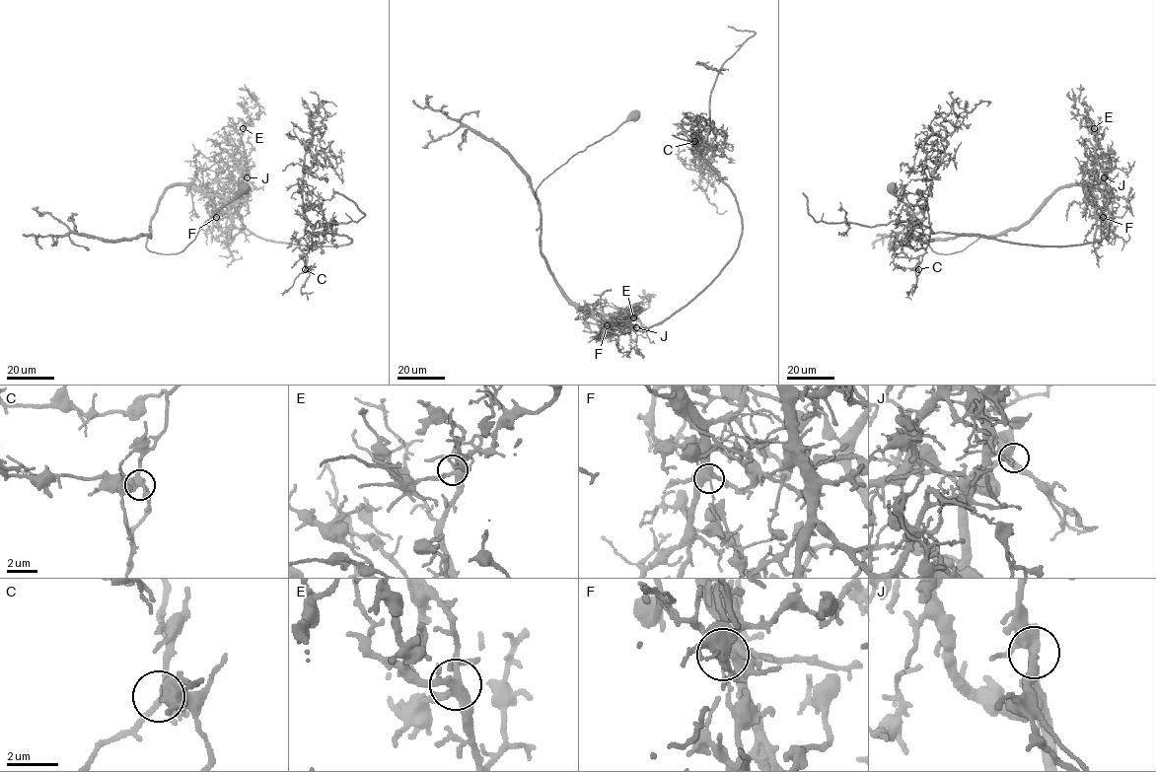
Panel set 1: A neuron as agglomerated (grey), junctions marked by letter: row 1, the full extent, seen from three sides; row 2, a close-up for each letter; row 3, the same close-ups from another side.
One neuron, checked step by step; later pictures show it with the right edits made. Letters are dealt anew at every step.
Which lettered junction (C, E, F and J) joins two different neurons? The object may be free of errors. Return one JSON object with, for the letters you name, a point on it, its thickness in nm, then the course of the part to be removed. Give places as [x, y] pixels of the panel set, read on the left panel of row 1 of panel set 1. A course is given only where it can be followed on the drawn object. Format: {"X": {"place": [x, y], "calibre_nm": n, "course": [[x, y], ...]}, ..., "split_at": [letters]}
{"F": {"place": [216, 217], "calibre_nm": 440, "course": [[216, 217], [207, 197], [189, 186], [173, 185], [151, 219], [150, 236], [43, 236], [36, 240], [42, 248]]}, "split_at": ["F"]}

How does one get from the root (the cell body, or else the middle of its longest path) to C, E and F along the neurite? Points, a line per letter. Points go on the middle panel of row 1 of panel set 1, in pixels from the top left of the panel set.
C: (633, 116), (536, 190), (548, 270), (580, 311), (613, 329), (661, 323), (737, 247), (736, 197), (694, 141)
E: (633, 116), (573, 156), (536, 190), (541, 251), (560, 291), (580, 310), (603, 321), (633, 317)
F: (633, 116), (573, 156), (536, 190), (541, 251), (548, 270), (580, 311), (595, 313), (607, 325)

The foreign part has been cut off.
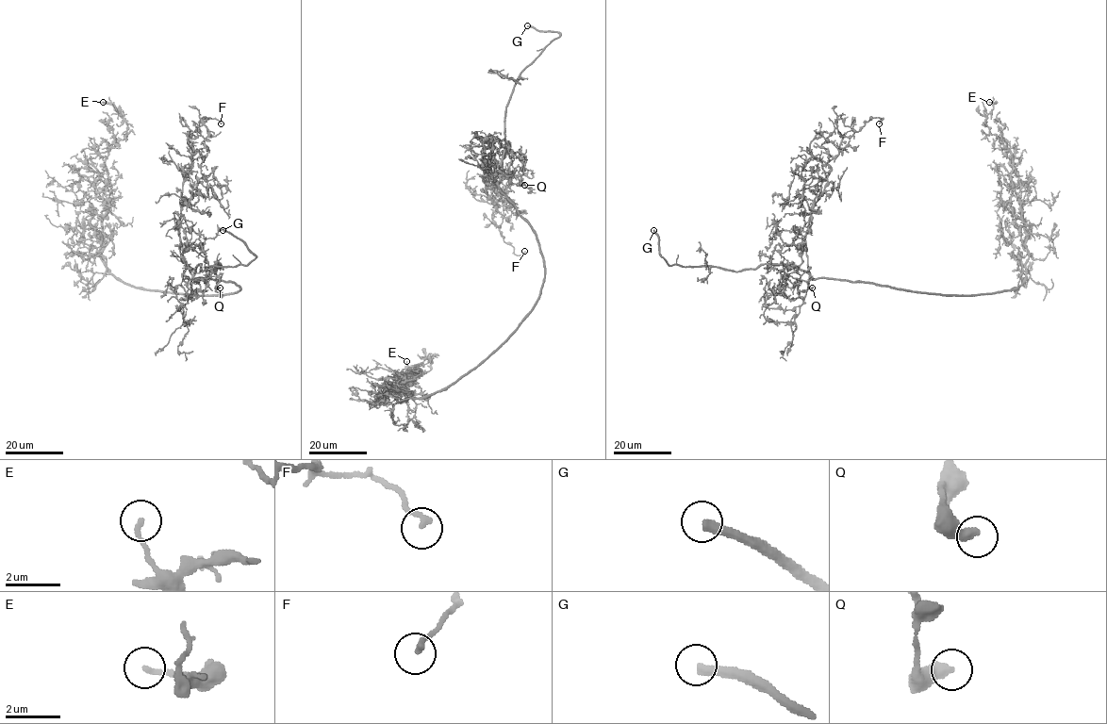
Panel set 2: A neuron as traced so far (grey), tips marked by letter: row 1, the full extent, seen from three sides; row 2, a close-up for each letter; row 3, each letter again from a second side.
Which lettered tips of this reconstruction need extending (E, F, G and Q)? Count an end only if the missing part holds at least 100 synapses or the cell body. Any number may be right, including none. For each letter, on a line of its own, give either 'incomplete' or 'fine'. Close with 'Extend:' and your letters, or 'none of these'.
E: fine
F: fine
G: incomplete
Q: fine
Extend: G

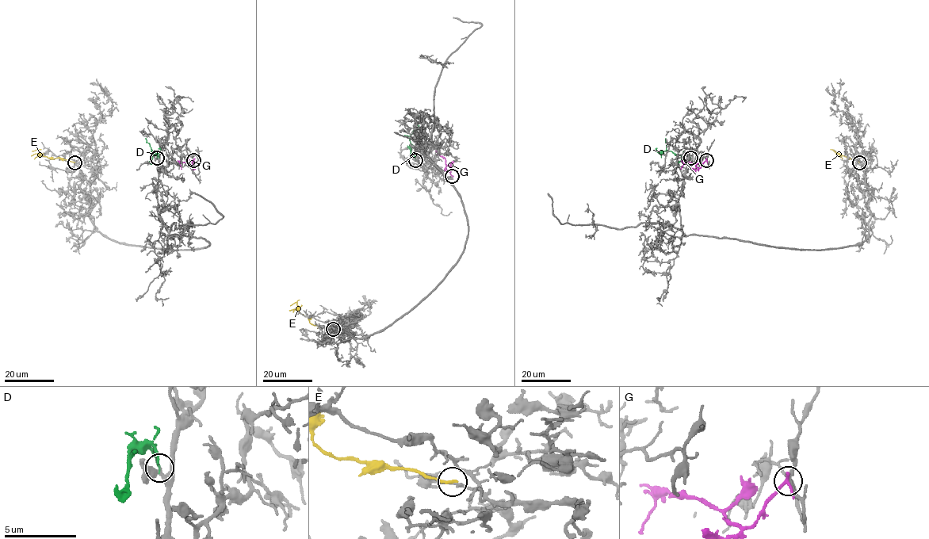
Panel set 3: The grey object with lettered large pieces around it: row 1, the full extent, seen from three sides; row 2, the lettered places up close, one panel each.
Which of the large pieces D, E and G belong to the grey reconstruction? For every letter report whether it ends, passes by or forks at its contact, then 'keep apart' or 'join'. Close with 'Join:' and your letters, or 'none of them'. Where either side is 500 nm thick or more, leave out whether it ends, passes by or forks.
D: it ends; join
E: it ends; keep apart
G: it passes by; keep apart
Join: D

